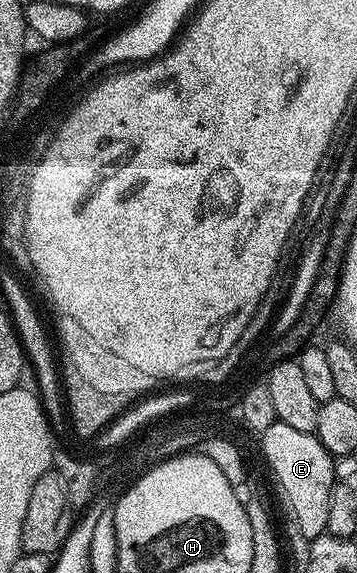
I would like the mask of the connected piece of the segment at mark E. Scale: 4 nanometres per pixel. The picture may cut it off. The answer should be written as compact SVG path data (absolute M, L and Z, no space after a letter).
M275 422L259 435L264 458L276 477L282 493L288 497L288 506L296 517L296 526L304 540L325 533L333 487L337 484L336 462L315 434L297 432L290 424Z

